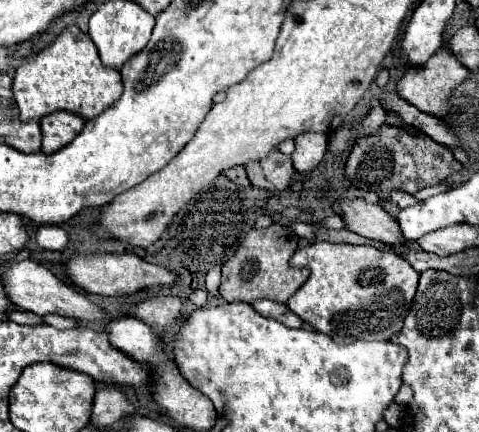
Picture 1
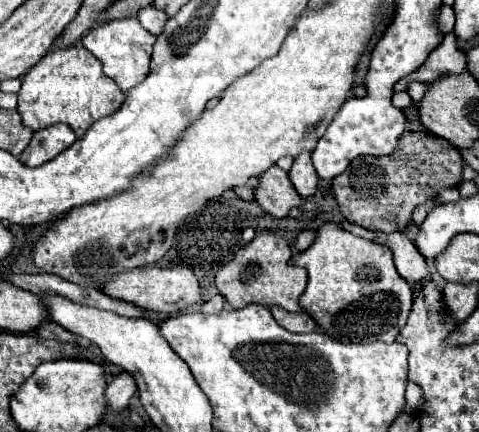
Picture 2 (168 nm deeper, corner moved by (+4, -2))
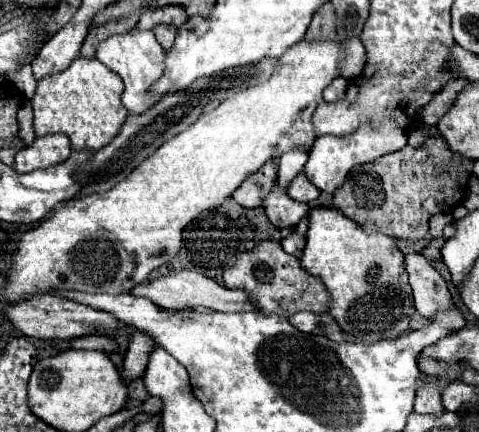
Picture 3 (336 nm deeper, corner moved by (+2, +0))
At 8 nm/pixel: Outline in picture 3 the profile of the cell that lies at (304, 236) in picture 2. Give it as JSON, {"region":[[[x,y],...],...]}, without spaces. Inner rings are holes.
{"region":[[[291,233],[289,237],[285,237],[285,239],[281,241],[281,245],[283,245],[283,249],[285,249],[289,255],[295,255],[295,257],[299,257],[299,255],[303,253],[305,239],[303,239],[301,235],[297,235],[297,233]]]}

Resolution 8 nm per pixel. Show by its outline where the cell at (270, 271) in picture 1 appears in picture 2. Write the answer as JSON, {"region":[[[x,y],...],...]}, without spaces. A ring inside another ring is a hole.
{"region":[[[259,233],[251,243],[241,247],[227,265],[219,269],[215,275],[215,285],[225,301],[235,309],[249,303],[259,303],[265,307],[279,305],[287,311],[301,311],[299,295],[305,291],[307,271],[289,265],[291,255],[291,245],[283,237],[275,233]]]}

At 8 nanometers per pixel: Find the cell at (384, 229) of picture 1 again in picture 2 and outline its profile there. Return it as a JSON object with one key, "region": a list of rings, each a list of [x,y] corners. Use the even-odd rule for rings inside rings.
{"region":[[[377,231],[373,241],[379,243],[379,245],[389,247],[393,251],[397,271],[409,283],[415,283],[415,281],[421,281],[421,279],[429,277],[429,269],[425,265],[425,257],[417,251],[413,241],[405,237],[403,231],[393,231],[393,233]]]}

